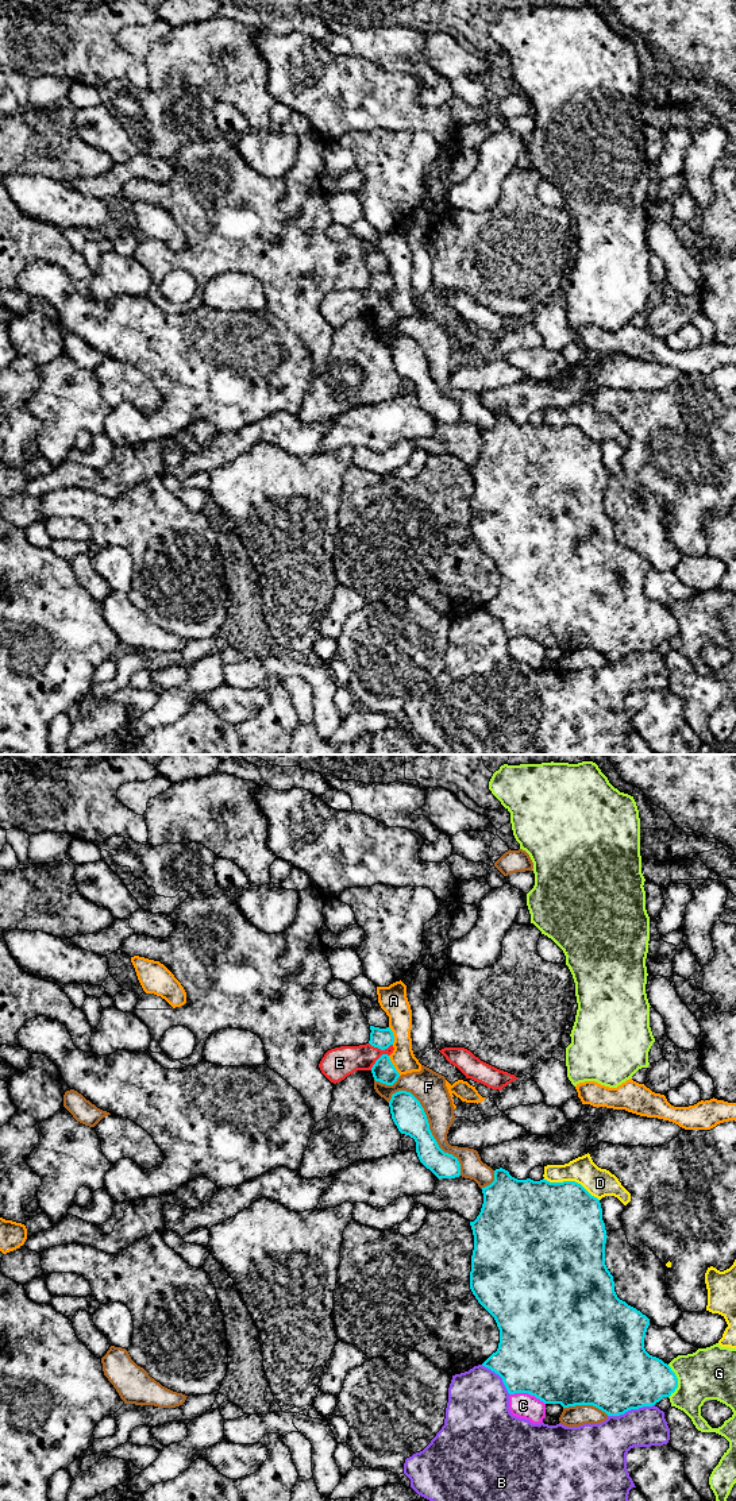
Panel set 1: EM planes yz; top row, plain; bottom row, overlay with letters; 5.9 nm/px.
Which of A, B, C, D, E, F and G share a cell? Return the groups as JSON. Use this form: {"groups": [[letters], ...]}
{"groups": [["A"], ["B"], ["C"], ["D"], ["E"], ["F"], ["G"]]}

